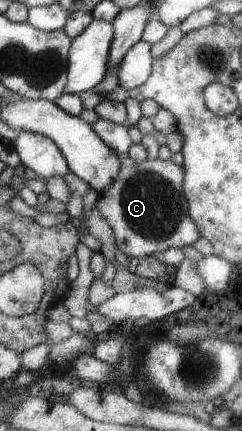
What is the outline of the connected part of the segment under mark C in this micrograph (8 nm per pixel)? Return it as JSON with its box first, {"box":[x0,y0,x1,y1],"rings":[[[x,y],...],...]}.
{"box":[93,154,198,258],"rings":[[[127,154],[118,155],[120,170],[112,184],[97,192],[93,204],[108,222],[120,252],[130,258],[144,258],[166,248],[182,248],[198,240],[198,230],[188,218],[182,183],[184,168],[159,159],[134,162]]]}

